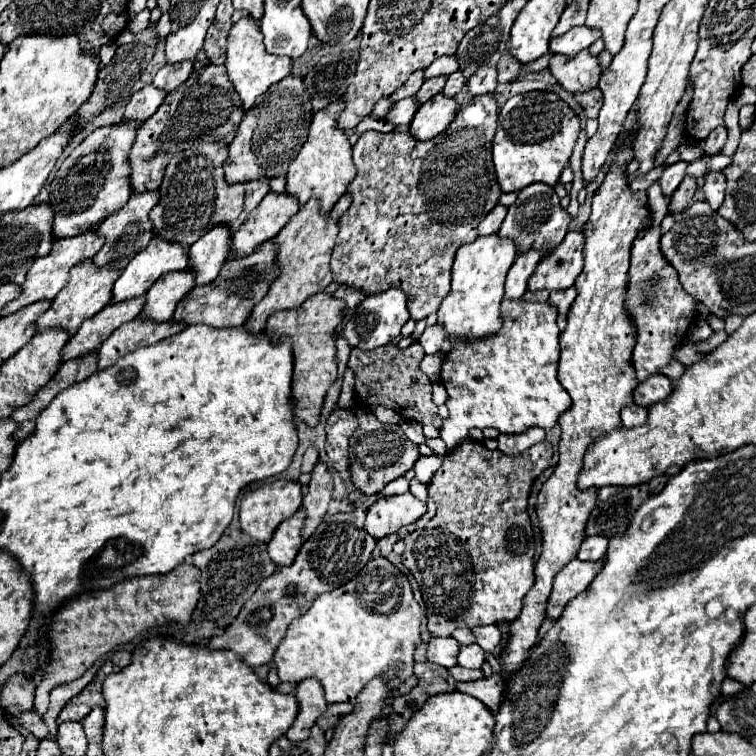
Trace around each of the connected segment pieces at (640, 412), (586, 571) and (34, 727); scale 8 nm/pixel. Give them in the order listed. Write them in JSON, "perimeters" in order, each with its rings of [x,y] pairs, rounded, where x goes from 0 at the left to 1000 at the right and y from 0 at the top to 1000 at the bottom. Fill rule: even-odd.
{"perimeters":[[[[836,534],[831,540],[823,540],[820,550],[823,550],[823,563],[825,566],[839,566],[839,563],[847,563],[857,556],[857,540]]],[[[754,741],[733,765],[733,778],[730,786],[725,791],[725,815],[728,817],[738,817],[746,807],[746,802],[765,788],[767,783],[772,783],[778,778],[778,772],[786,767],[786,762],[796,754],[799,741],[788,741],[788,743],[772,743],[772,741]]],[[[45,939],[32,942],[32,947],[26,947],[26,950],[16,952],[16,958],[32,960],[40,971],[45,971],[45,974],[48,974],[48,976],[53,976],[53,979],[63,976],[63,963],[61,963],[58,952],[53,950],[53,944],[50,944],[50,942],[45,942]]]]}

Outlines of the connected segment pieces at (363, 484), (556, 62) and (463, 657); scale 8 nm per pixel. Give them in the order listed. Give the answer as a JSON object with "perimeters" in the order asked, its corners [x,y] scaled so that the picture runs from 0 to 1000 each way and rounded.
{"perimeters":[[[[487,542],[474,545],[474,558],[476,563],[463,579],[463,624],[468,643],[489,656],[503,651],[505,643],[516,635],[542,622],[556,606],[556,598],[553,590],[537,579],[534,569],[526,561],[503,561]]],[[[770,66],[759,77],[751,77],[743,71],[730,71],[725,93],[735,103],[735,108],[757,124],[788,116],[791,101],[796,95],[791,77],[780,74],[778,66]]],[[[632,852],[608,854],[606,878],[614,884],[635,884],[640,878],[640,860]]]]}

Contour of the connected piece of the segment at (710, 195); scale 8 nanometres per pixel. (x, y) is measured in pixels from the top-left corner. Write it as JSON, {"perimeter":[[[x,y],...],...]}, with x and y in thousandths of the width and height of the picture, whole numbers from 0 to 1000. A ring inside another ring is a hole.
{"perimeter":[[[955,228],[934,230],[929,254],[931,254],[931,265],[939,270],[939,275],[950,278],[950,272],[958,265],[958,249],[960,249],[960,235],[955,233]]]}

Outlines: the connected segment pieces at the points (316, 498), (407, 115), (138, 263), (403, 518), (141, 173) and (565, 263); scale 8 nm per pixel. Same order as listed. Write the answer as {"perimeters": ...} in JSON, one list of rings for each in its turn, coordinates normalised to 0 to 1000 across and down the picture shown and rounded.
{"perimeters":[[[[421,611],[413,622],[413,635],[399,661],[399,672],[405,677],[405,688],[399,696],[399,714],[407,714],[418,701],[418,696],[426,690],[437,659],[439,659],[439,630],[434,619],[426,611]]],[[[545,127],[545,130],[534,130],[534,132],[526,132],[516,140],[513,151],[511,151],[511,161],[521,164],[521,167],[529,167],[529,164],[542,164],[548,148],[553,146],[553,132]]],[[[201,317],[188,333],[183,333],[164,360],[156,365],[148,381],[148,399],[188,392],[204,370],[220,360],[243,357],[246,333],[235,323],[220,323],[220,317]]],[[[542,651],[529,656],[500,659],[484,677],[484,704],[489,709],[508,712],[526,704],[532,696],[550,690],[563,680],[563,667],[548,659]]],[[[275,85],[265,95],[257,95],[246,106],[246,111],[241,111],[241,116],[233,116],[217,130],[214,140],[206,146],[204,153],[198,153],[193,161],[183,167],[180,183],[169,206],[175,251],[177,254],[209,251],[217,233],[217,222],[230,204],[257,190],[270,175],[275,175],[275,185],[280,183],[296,185],[302,180],[310,183],[320,153],[323,153],[323,146],[317,140],[315,124],[310,122],[299,101],[296,87]]],[[[757,304],[733,332],[721,337],[698,370],[698,384],[749,384],[770,360],[772,310]]]]}

